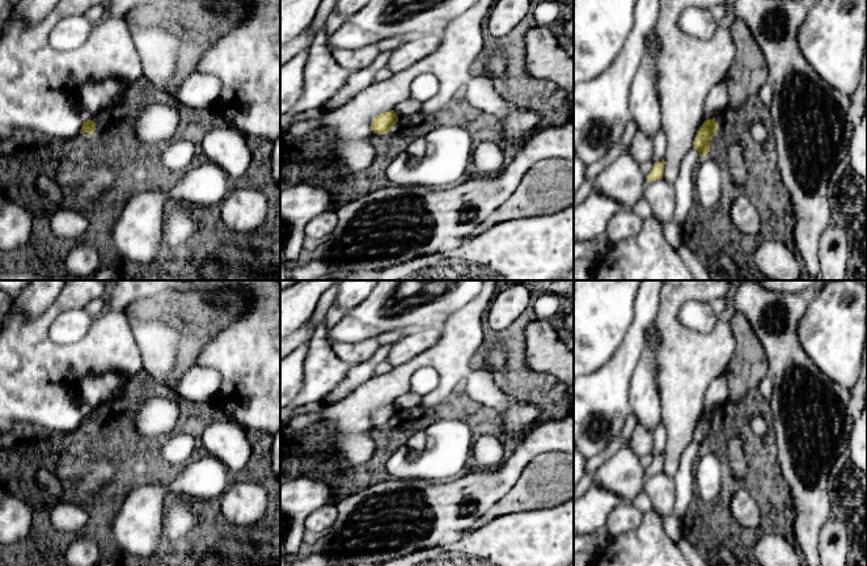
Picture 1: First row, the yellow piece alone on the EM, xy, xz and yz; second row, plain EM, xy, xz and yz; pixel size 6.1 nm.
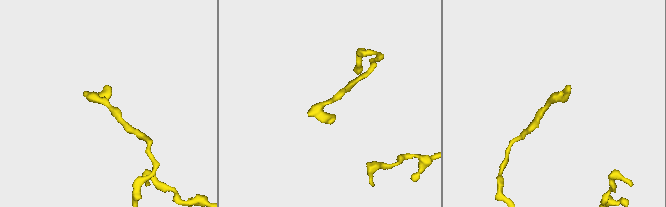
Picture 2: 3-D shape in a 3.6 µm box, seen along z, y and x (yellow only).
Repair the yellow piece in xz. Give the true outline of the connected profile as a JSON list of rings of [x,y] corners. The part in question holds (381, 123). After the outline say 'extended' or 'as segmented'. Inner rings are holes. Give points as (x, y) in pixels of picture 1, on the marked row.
[[[394,110],[385,111],[376,115],[371,122],[373,134],[388,134],[393,124],[398,122],[398,117]]]; as segmented

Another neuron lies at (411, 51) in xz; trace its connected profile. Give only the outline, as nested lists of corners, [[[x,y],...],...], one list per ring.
[[[439,33],[418,35],[410,41],[403,42],[392,51],[388,68],[393,73],[398,73],[418,63],[420,59],[427,58],[439,47],[440,42],[441,34]]]

